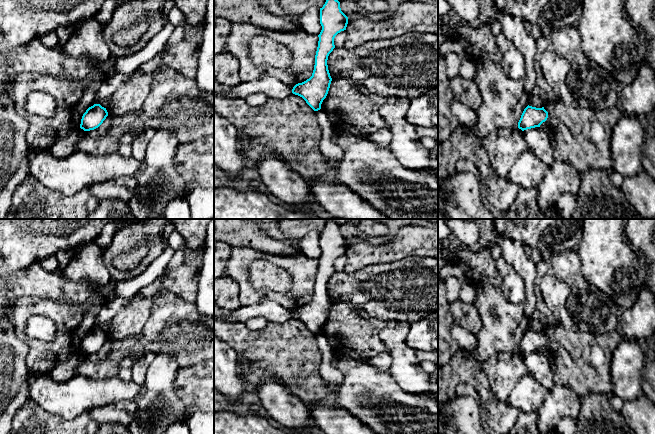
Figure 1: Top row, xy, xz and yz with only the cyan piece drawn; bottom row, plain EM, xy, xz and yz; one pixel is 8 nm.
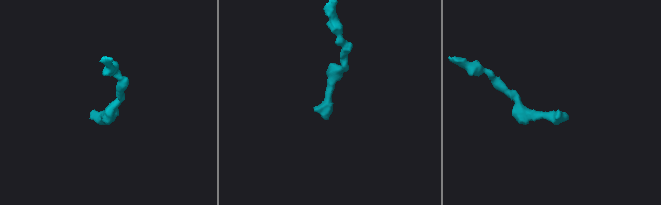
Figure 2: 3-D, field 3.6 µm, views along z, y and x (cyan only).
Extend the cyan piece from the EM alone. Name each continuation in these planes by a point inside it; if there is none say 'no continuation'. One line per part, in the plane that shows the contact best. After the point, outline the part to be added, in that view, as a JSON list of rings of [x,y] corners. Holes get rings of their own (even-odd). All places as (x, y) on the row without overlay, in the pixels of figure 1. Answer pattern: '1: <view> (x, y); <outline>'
no continuation

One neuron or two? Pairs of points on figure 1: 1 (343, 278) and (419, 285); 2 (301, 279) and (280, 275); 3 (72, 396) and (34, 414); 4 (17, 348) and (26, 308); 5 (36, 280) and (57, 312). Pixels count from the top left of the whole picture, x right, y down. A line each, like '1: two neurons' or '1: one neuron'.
1: one neuron
2: two neurons
3: two neurons
4: two neurons
5: two neurons

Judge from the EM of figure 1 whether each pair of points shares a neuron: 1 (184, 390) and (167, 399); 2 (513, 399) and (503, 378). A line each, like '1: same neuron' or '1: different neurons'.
1: different neurons
2: different neurons

